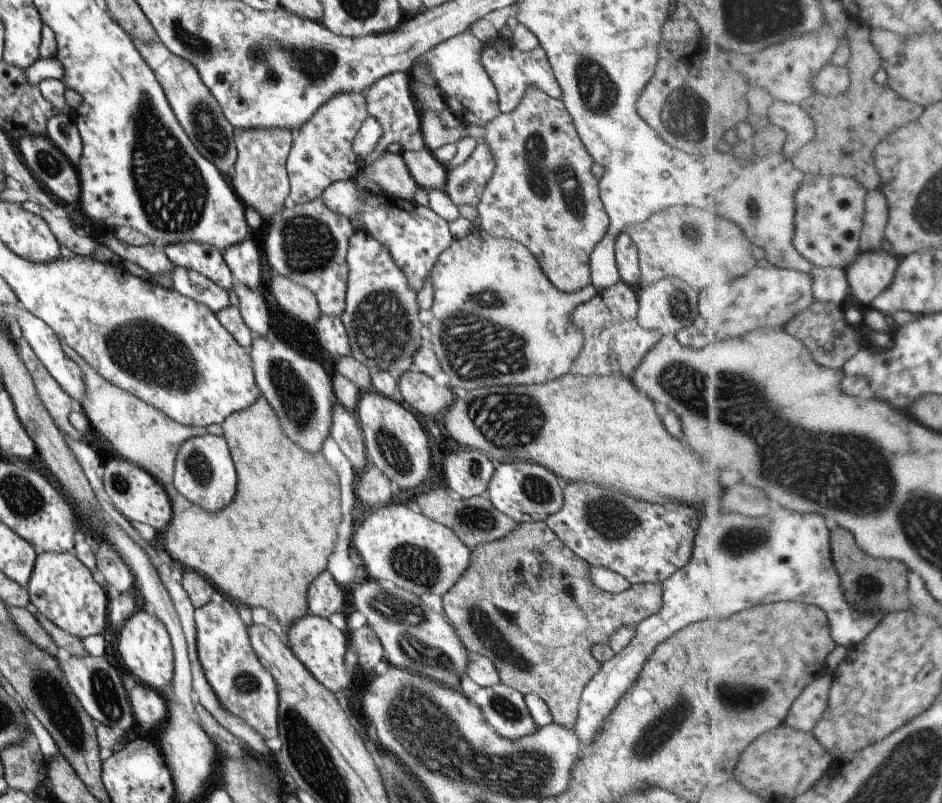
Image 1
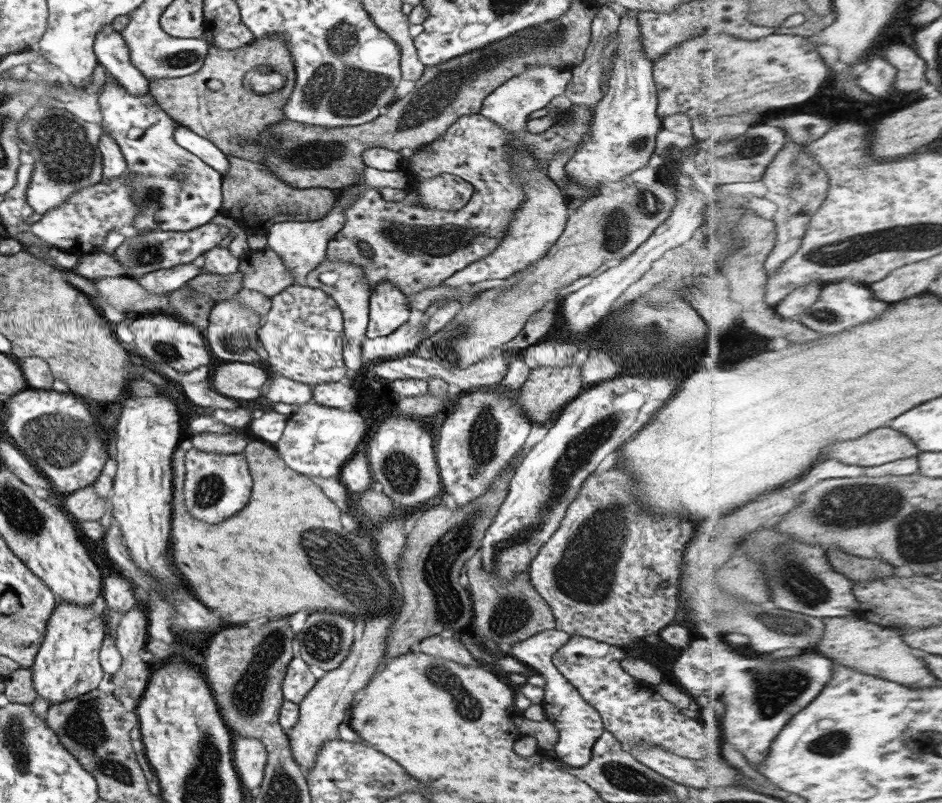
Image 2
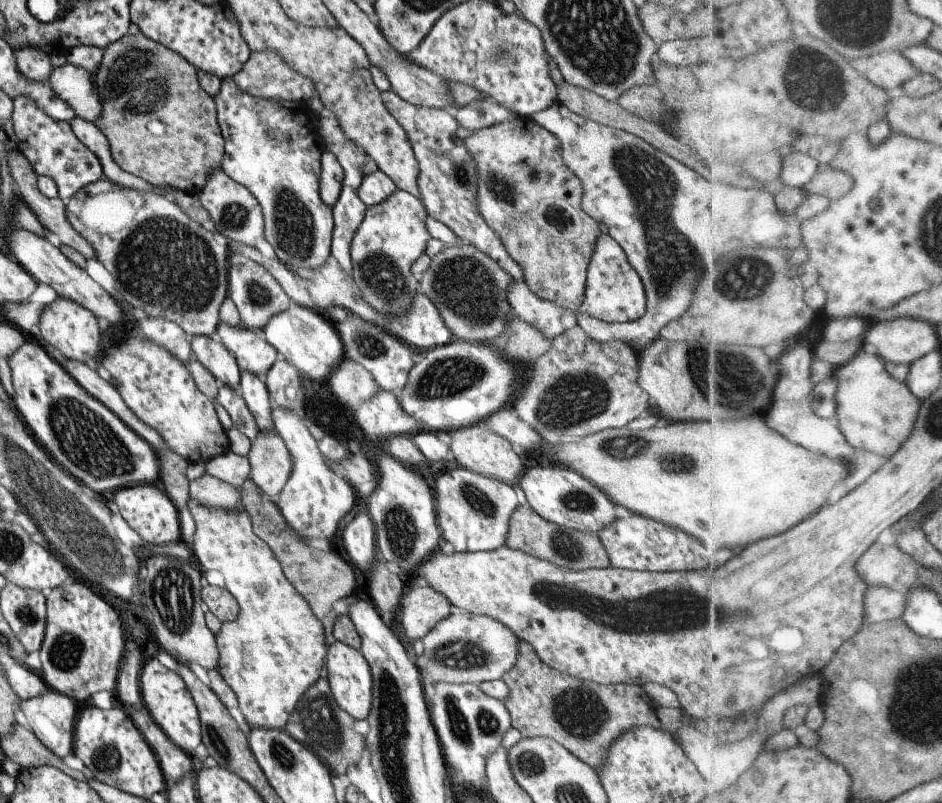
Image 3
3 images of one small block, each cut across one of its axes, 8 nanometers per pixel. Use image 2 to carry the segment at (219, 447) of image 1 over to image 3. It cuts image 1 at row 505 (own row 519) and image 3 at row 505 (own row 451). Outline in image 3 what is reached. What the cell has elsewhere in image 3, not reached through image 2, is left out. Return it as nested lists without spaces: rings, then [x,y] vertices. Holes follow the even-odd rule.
[[[191,499],[188,508],[195,521],[195,536],[190,549],[202,566],[201,572],[205,574],[209,570],[218,570],[226,581],[226,589],[239,605],[238,619],[223,623],[221,632],[215,636],[219,651],[216,670],[236,694],[240,712],[250,728],[283,730],[300,698],[320,679],[329,645],[325,627],[308,602],[286,579],[268,544],[256,536],[244,508],[241,512],[210,509]]]

